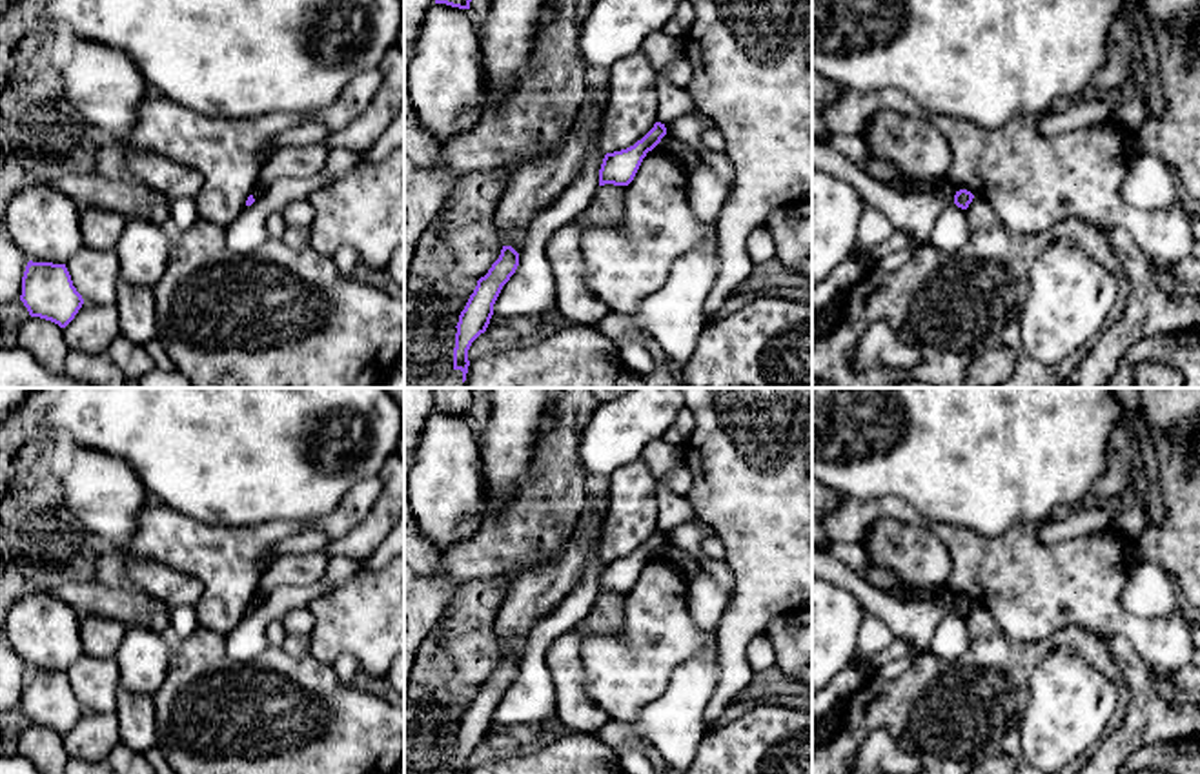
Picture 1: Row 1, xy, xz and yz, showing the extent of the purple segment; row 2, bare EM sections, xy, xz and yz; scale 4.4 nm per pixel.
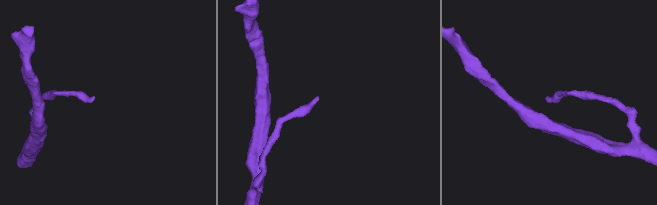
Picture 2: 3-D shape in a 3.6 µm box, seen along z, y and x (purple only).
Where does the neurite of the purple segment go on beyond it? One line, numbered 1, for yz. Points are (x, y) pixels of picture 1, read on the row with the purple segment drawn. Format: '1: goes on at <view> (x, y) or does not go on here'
1: does not go on here

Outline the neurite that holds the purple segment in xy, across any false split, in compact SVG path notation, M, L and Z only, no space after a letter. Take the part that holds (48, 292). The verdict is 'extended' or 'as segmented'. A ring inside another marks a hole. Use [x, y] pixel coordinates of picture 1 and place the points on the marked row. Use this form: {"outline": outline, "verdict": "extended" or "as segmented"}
{"outline": "M29 260L22 277L20 300L31 317L66 328L84 304L66 264Z", "verdict": "as segmented"}

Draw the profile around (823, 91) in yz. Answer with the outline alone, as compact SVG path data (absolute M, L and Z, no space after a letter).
M812 69L812 138L825 142L829 131L823 109L839 97L839 86Z

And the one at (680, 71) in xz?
M679 42L679 44L681 44L681 49L679 49L677 56L666 67L665 76L679 89L688 91L690 78L692 78L692 67L685 56L683 42Z

